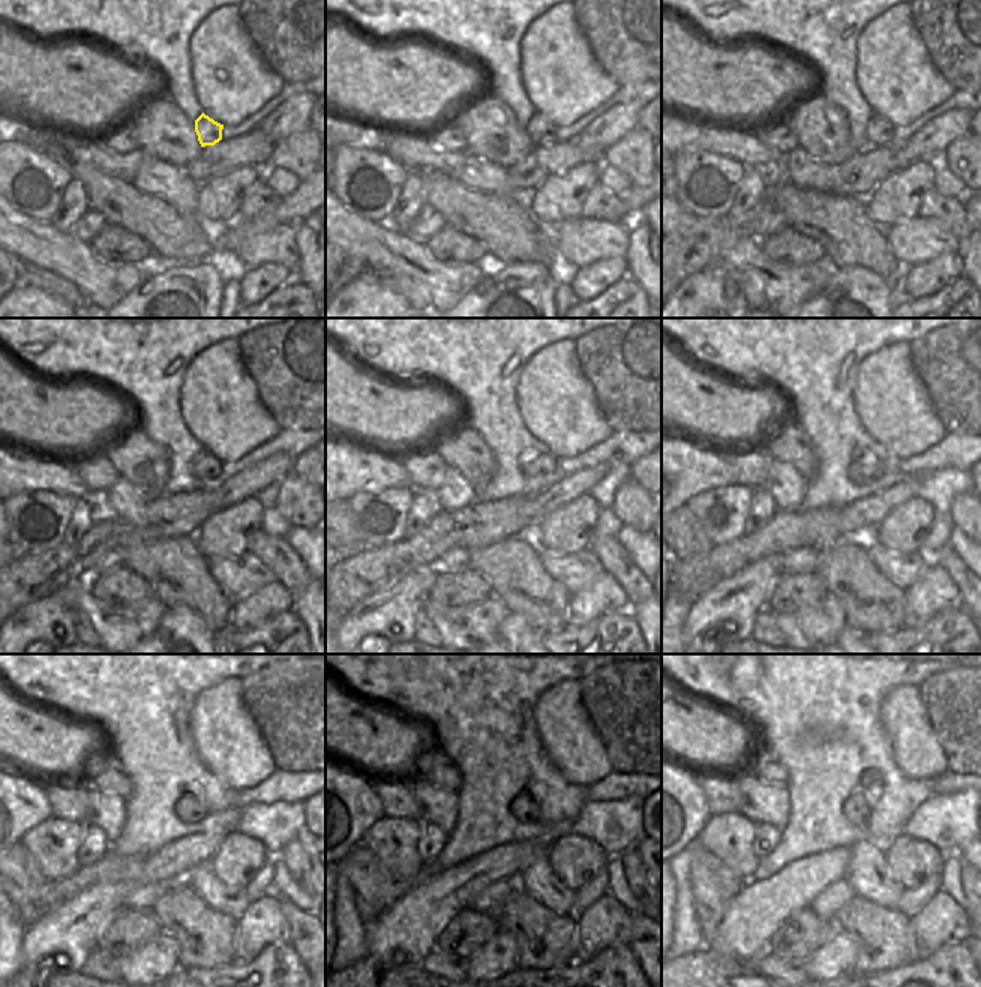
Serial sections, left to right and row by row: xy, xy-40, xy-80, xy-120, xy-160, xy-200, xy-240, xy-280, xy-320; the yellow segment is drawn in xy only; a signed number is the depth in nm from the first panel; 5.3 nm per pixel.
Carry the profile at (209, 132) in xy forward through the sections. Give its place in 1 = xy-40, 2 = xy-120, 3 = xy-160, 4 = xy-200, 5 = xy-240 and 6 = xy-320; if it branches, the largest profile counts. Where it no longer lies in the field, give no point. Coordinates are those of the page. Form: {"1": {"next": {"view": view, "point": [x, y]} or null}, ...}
{"1": {"next": {"view": "xy-40", "point": [542, 132]}}, "2": {"next": {"view": "xy-120", "point": [206, 467]}}, "3": {"next": {"view": "xy-160", "point": [537, 465]}}, "4": {"next": {"view": "xy-200", "point": [869, 468]}}, "5": {"next": {"view": "xy-240", "point": [191, 809]}}, "6": {"next": {"view": "xy-320", "point": [857, 807]}}}

